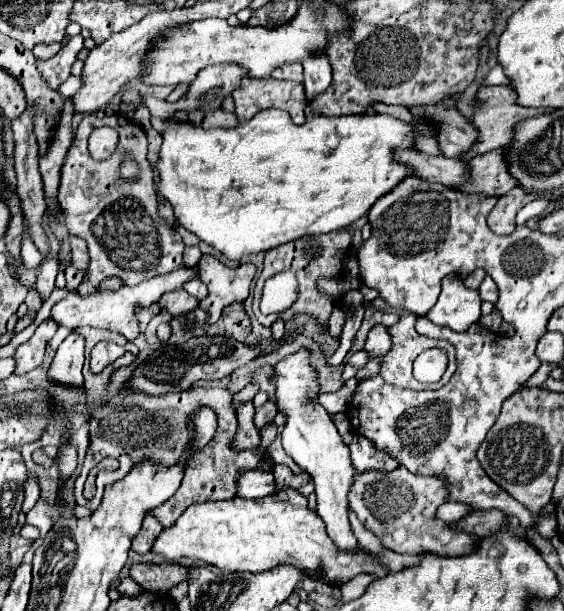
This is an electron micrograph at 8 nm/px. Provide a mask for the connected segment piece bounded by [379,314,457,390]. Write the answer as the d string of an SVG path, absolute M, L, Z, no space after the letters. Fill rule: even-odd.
M401 314L399 322L393 324L393 326L389 328L389 334L392 337L392 346L391 350L389 350L389 352L383 356L383 360L381 360L379 376L381 376L383 380L387 380L389 384L393 384L393 386L401 386L401 388L411 388L411 390L437 390L437 388L445 386L445 384L451 380L451 376L455 374L455 370L457 370L456 350L455 347L446 340L431 339L418 334L415 330L407 330L407 328L409 328L407 322L415 322L415 320L417 320L417 316L413 316L413 314ZM433 347L442 348L447 351L447 372L445 372L443 378L441 378L439 382L435 382L435 384L423 384L423 382L417 382L417 380L413 378L413 372L411 372L413 360L415 360L417 355L422 351Z

